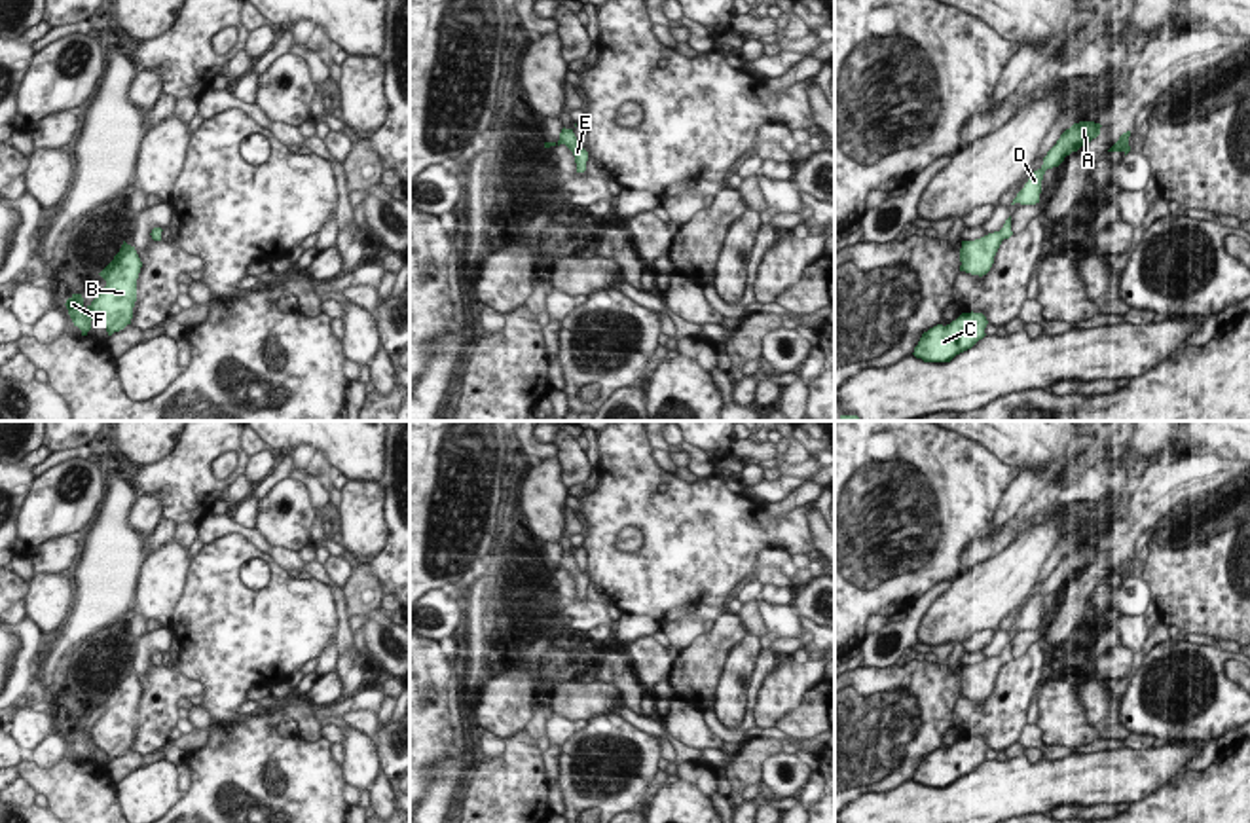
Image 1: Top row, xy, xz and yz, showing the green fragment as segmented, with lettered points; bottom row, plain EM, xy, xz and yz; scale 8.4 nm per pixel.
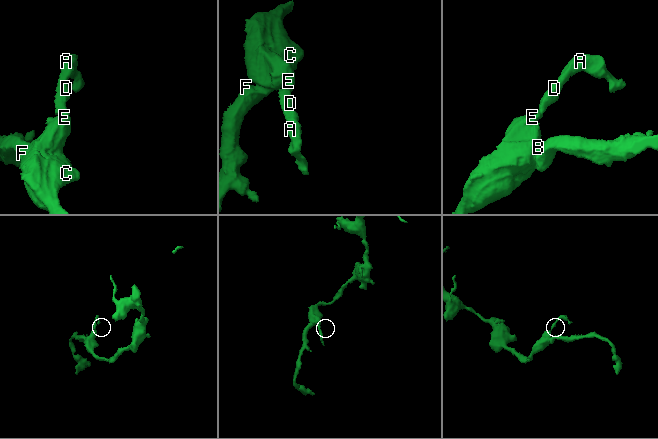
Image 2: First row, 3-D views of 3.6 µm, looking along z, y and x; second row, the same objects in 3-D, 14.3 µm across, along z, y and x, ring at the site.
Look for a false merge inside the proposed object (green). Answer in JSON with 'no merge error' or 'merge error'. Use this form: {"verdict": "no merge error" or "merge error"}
{"verdict": "no merge error"}

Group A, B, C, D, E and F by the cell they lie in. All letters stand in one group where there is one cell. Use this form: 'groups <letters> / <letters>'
groups A B C D E F

